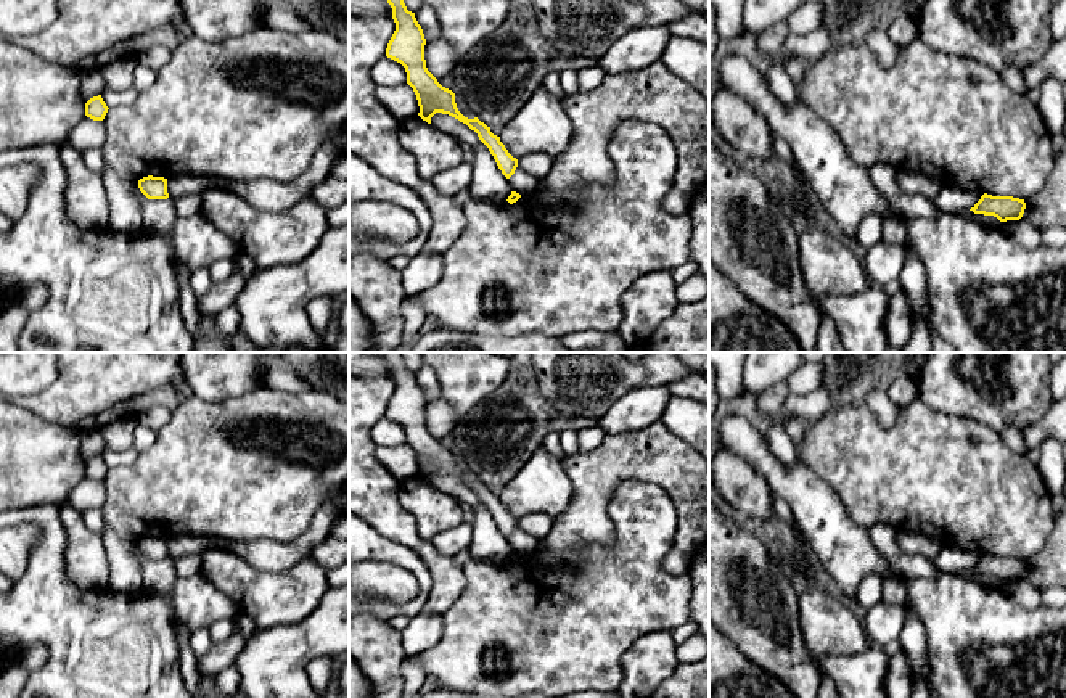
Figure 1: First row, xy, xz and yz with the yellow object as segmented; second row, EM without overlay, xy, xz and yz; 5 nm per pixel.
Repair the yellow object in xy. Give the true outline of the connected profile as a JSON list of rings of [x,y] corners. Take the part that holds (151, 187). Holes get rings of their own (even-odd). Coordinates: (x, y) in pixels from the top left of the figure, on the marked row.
[[[143,177],[138,180],[138,188],[140,191],[148,198],[148,199],[167,199],[167,179],[164,177]]]

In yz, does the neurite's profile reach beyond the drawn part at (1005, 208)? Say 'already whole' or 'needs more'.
already whole

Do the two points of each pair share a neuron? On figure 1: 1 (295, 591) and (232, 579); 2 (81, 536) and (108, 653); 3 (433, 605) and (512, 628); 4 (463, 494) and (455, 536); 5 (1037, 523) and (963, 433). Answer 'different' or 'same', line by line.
1: same
2: different
3: different
4: different
5: same

